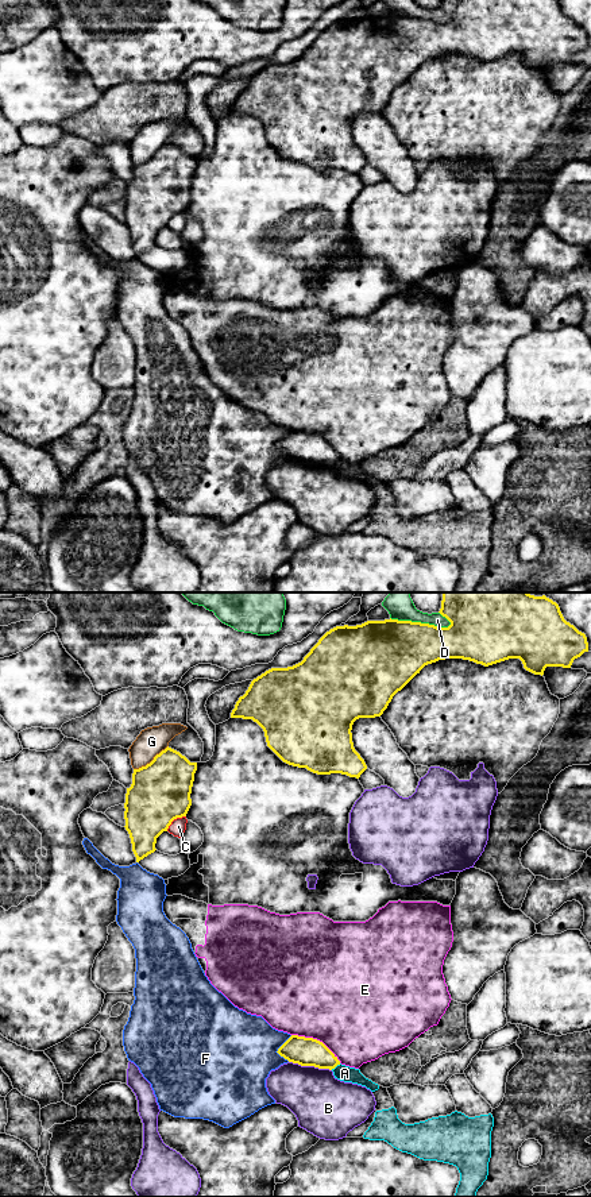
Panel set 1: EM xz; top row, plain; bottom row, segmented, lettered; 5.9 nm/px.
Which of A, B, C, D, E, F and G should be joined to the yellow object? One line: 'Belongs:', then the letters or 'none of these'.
Belongs: none of these

